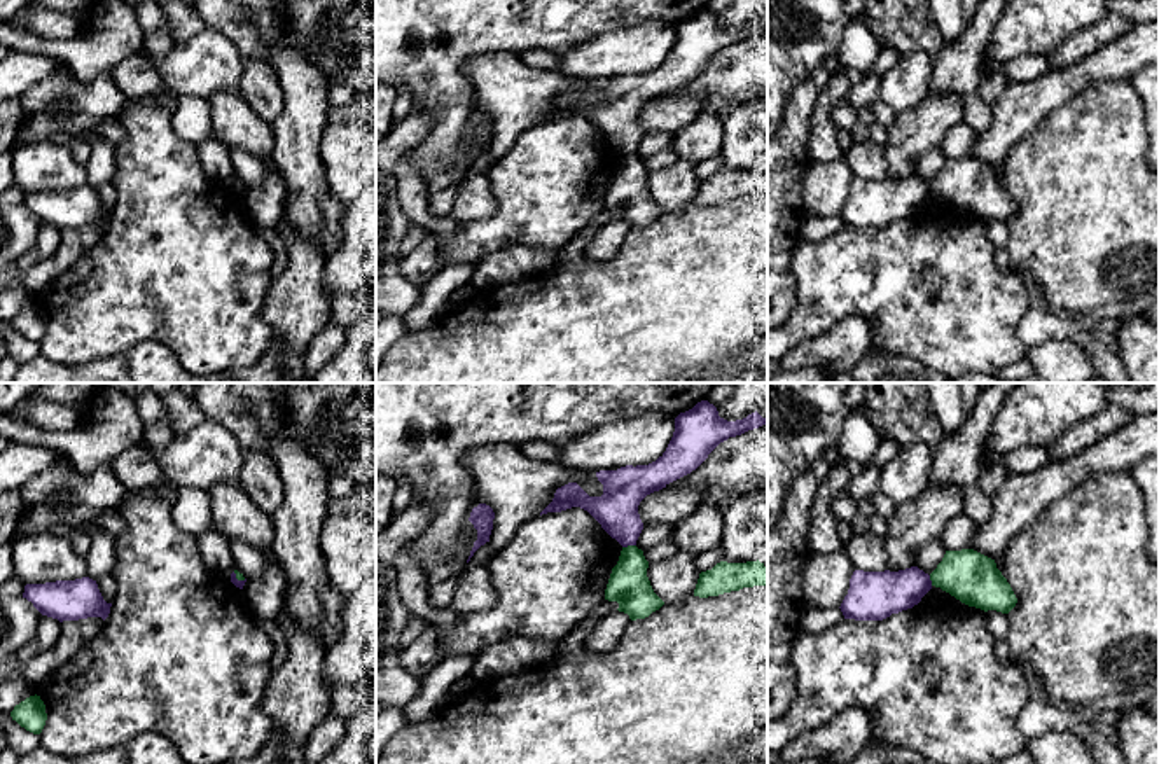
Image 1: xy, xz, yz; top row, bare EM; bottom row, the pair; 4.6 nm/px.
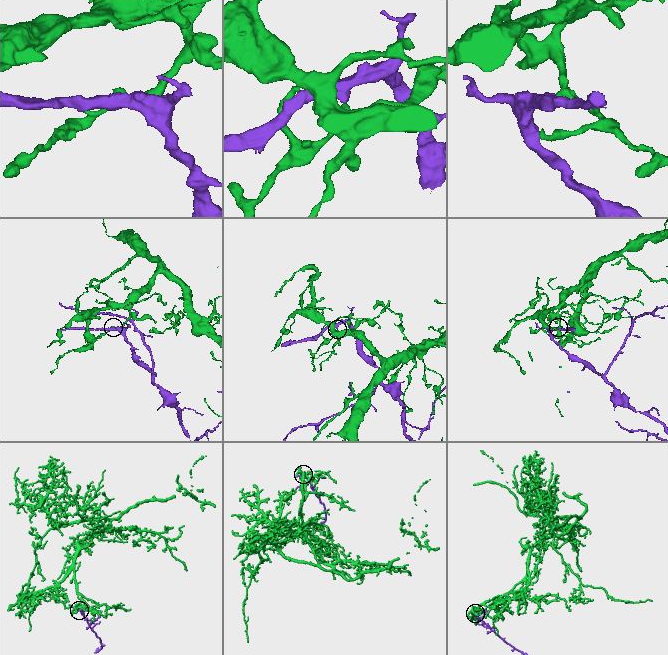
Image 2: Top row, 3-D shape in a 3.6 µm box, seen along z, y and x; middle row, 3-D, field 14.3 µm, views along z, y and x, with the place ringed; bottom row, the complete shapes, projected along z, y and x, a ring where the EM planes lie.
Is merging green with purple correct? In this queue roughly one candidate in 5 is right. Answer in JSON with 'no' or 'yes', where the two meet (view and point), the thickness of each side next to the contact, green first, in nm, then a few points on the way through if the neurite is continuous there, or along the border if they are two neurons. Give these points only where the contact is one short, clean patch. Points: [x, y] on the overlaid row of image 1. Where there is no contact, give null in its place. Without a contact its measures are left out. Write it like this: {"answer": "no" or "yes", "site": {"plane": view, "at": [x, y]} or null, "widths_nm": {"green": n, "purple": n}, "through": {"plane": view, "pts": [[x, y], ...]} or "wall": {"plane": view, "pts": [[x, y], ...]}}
{"answer": "no", "site": {"plane": "xz", "at": [628, 546]}, "widths_nm": {"green": 190, "purple": 190}, "wall": {"plane": "xz", "pts": [[635, 544], [623, 548]]}}

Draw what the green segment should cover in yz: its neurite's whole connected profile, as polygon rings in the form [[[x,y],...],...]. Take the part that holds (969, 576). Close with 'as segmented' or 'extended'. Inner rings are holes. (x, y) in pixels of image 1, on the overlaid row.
[[[946,551],[942,561],[930,573],[932,586],[940,587],[961,603],[984,612],[1009,614],[1017,598],[996,568],[995,559],[974,551]]]; as segmented

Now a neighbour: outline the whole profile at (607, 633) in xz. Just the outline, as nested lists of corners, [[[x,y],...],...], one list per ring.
[[[612,612],[601,617],[596,626],[591,629],[591,635],[586,642],[586,649],[593,654],[607,654],[614,650],[628,624],[631,622],[629,615],[624,612]]]

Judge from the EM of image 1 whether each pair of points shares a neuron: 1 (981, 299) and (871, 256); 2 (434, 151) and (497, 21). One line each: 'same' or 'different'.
1: same
2: same

